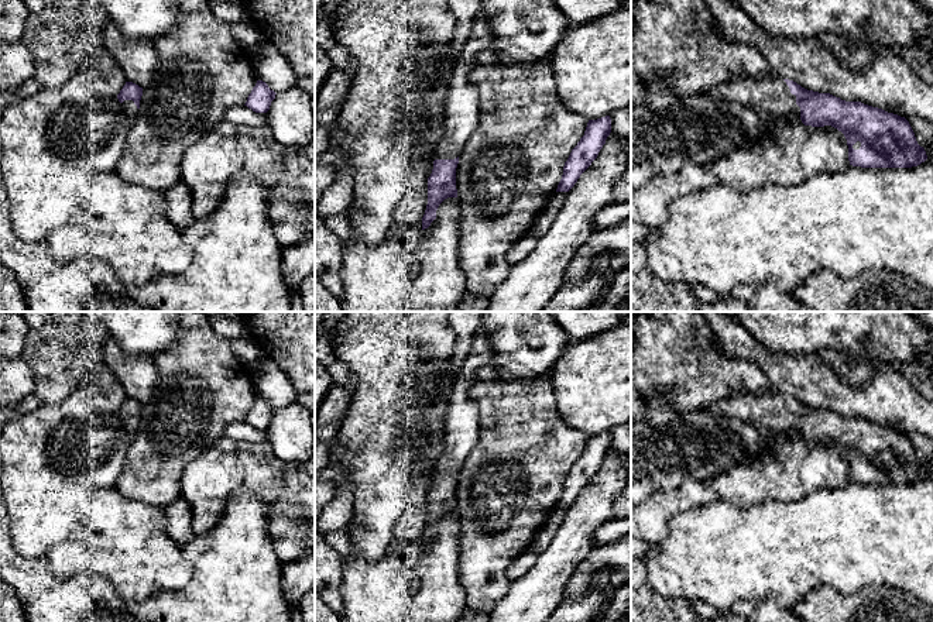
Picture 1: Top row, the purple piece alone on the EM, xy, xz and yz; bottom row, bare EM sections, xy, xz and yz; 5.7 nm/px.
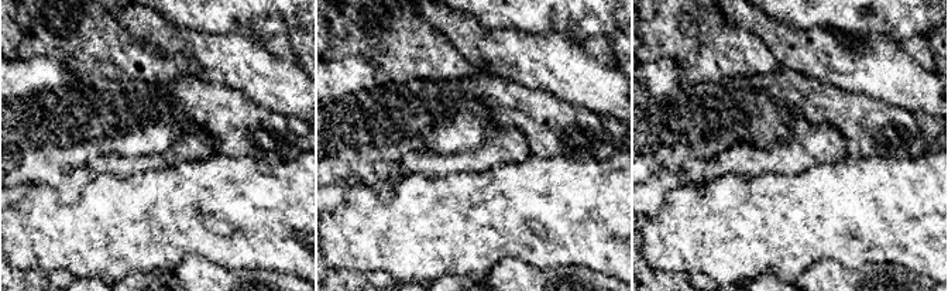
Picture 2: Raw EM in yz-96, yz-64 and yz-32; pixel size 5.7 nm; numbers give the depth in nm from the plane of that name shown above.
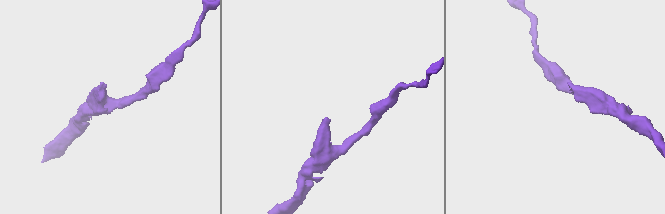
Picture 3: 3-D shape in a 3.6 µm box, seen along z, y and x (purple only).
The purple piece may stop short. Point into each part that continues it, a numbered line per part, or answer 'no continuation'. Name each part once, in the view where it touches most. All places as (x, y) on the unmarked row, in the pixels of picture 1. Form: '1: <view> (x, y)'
1: yz (771, 411)

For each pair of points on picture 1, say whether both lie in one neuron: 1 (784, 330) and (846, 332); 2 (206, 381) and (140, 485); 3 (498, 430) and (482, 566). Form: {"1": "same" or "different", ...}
{"1": "same", "2": "same", "3": "same"}

